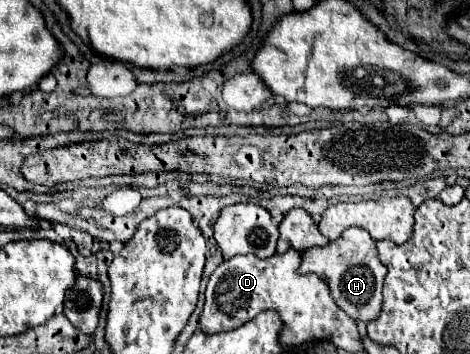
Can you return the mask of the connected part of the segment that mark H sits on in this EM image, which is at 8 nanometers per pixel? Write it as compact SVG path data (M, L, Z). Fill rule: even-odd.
M347 228L343 234L325 244L325 246L311 246L301 254L301 274L317 274L321 276L327 286L333 302L355 322L373 322L381 314L381 304L383 304L383 278L387 274L387 268L379 262L377 258L377 248L375 240L369 238L365 230L359 228Z

